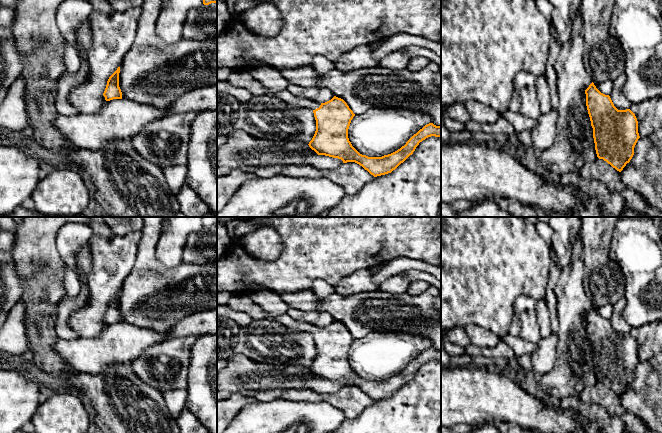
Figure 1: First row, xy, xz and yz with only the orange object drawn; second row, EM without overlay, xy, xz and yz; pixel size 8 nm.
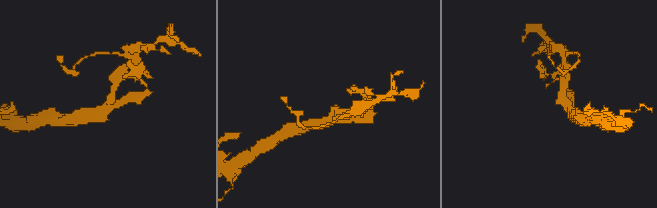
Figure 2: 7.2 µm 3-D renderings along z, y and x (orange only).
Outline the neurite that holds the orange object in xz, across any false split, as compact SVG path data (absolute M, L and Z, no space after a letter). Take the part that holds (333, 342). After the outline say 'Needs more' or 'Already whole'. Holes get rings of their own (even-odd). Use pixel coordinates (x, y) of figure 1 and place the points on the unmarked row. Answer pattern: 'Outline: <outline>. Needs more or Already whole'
Outline: M287 314L270 320L313 335L316 355L308 369L318 379L338 382L343 387L355 386L374 401L391 397L412 379L419 367L426 362L441 361L441 350L429 347L397 375L382 381L368 381L360 378L349 365L348 353L355 338L343 323L334 320L325 327L318 327L295 320Z. Needs more

